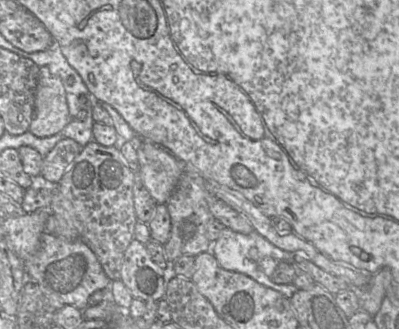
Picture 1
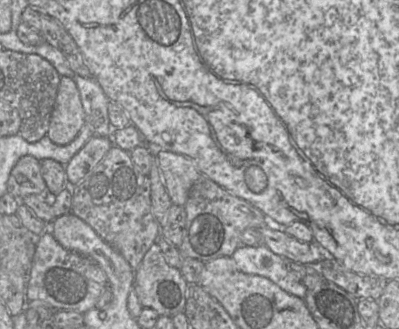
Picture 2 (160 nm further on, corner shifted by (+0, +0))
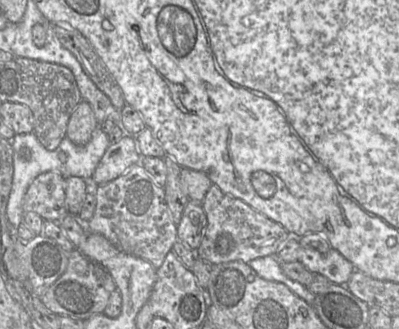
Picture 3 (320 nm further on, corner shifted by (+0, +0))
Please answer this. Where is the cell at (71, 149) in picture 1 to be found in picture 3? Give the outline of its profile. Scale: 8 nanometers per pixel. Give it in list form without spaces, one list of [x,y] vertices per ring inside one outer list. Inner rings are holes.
[[[125,134],[119,142],[108,146],[91,179],[98,185],[110,182],[125,173],[132,165],[140,163],[141,158],[134,136]]]

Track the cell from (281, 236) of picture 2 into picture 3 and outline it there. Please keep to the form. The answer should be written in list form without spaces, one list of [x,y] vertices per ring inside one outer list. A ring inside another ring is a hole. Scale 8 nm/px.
[[[301,247],[298,260],[312,274],[321,274],[331,283],[339,285],[346,285],[355,271],[354,266],[334,248],[327,251],[318,251]]]

